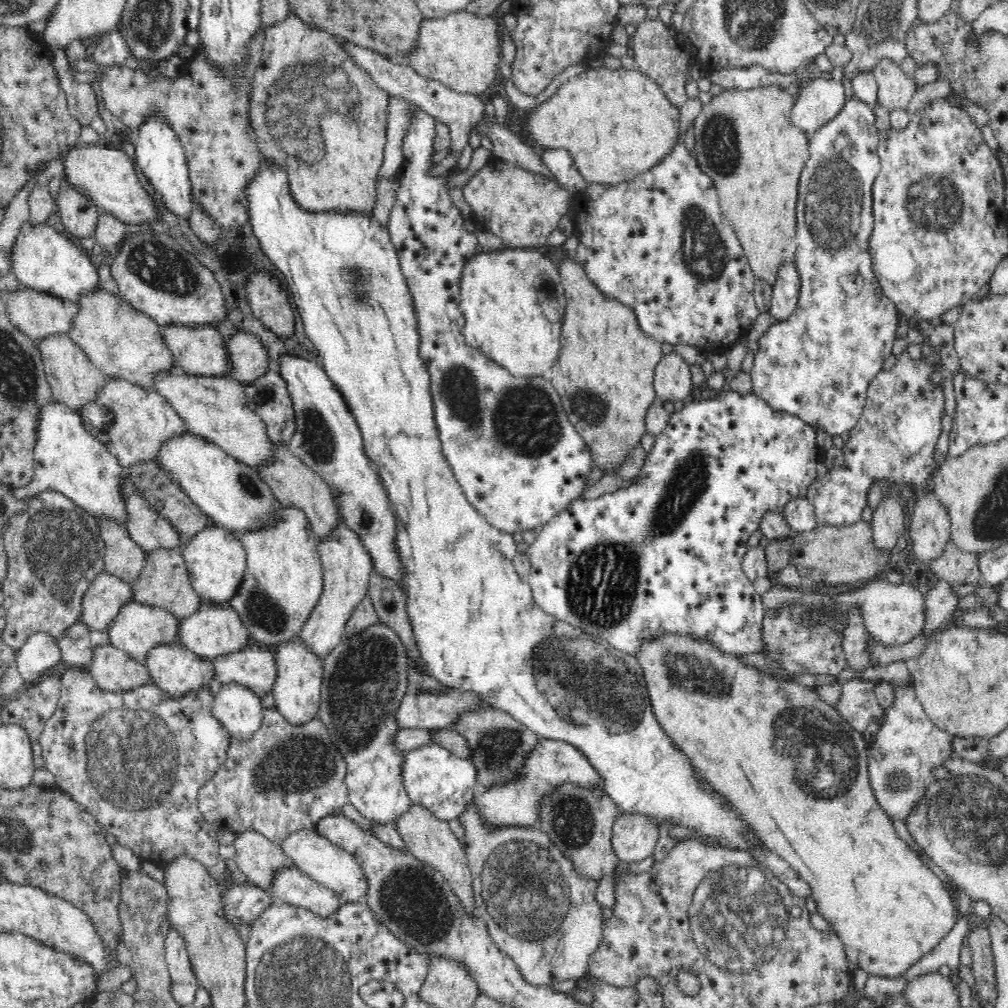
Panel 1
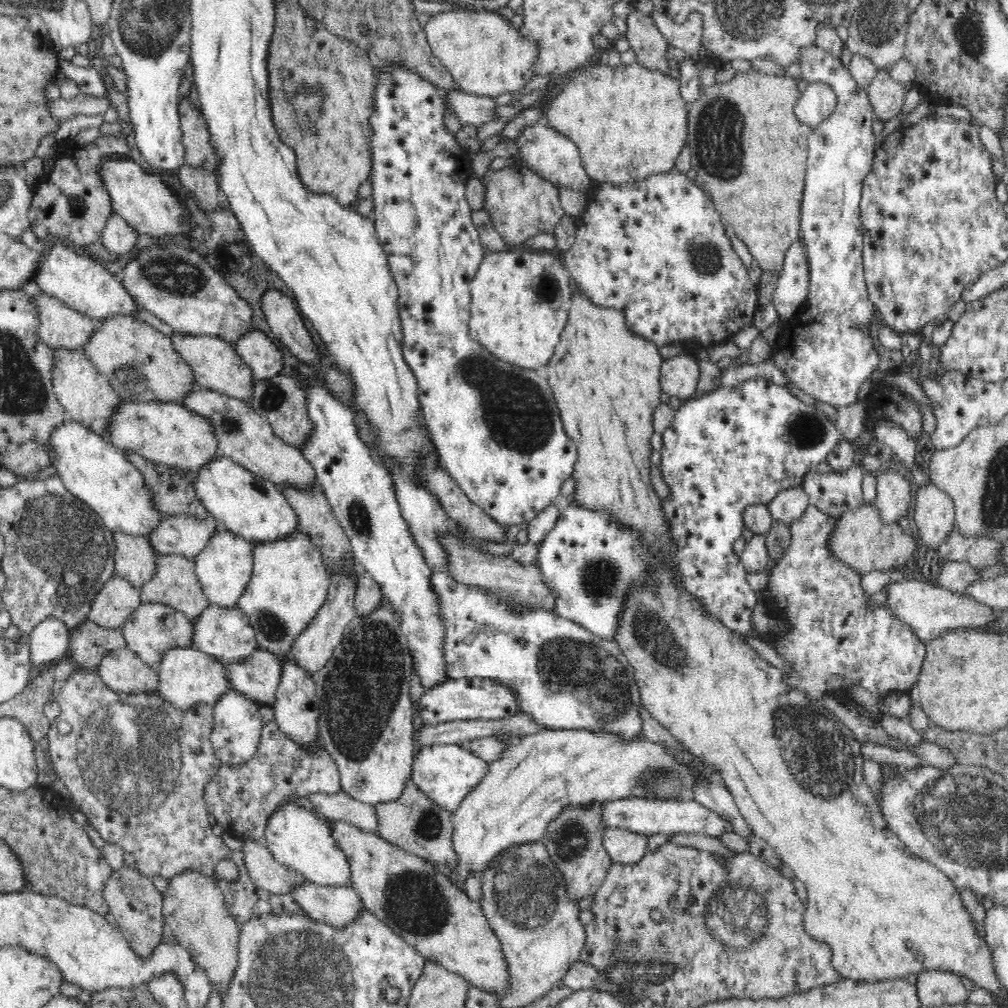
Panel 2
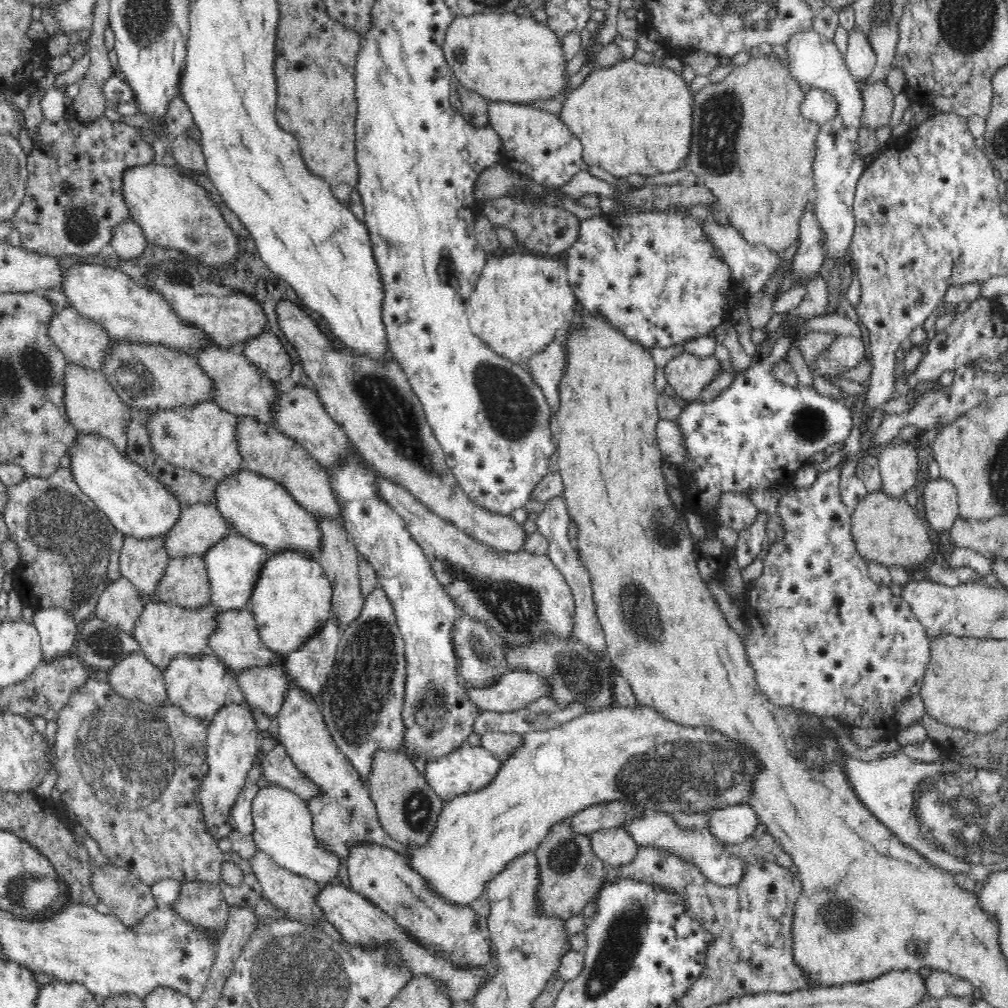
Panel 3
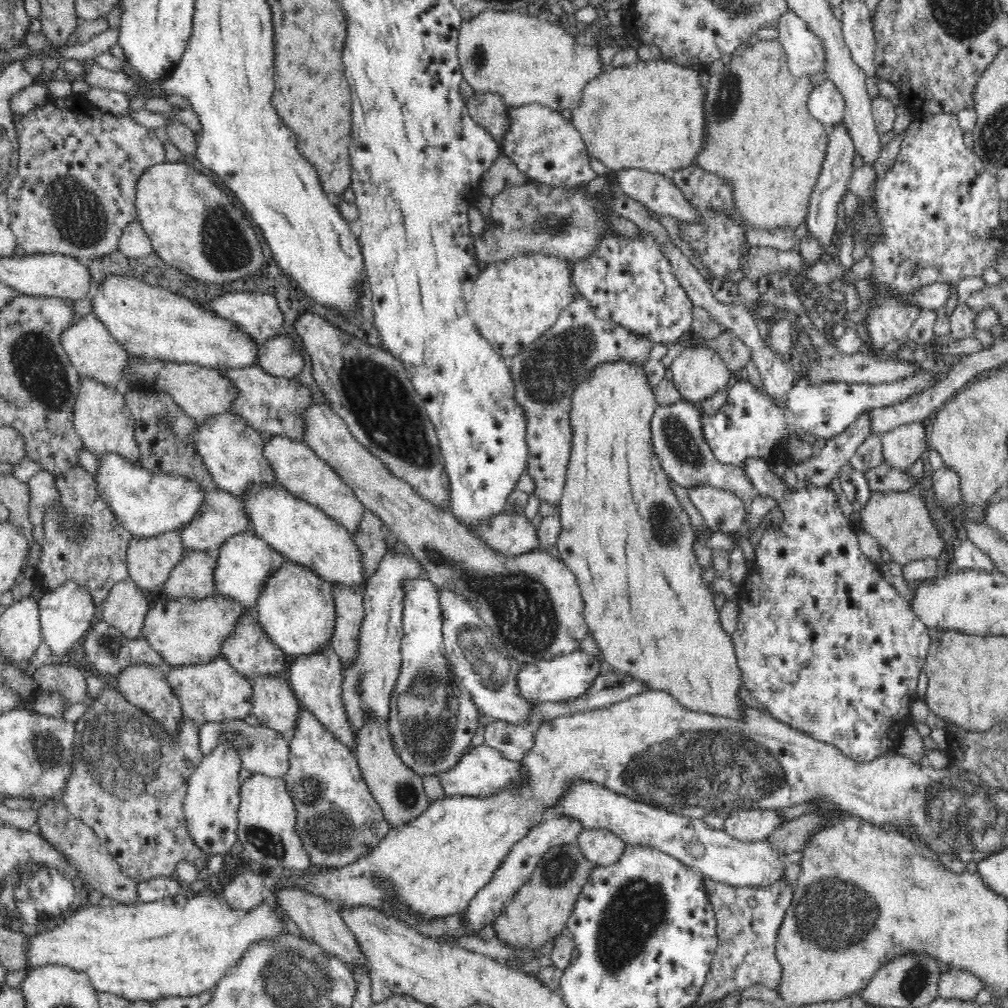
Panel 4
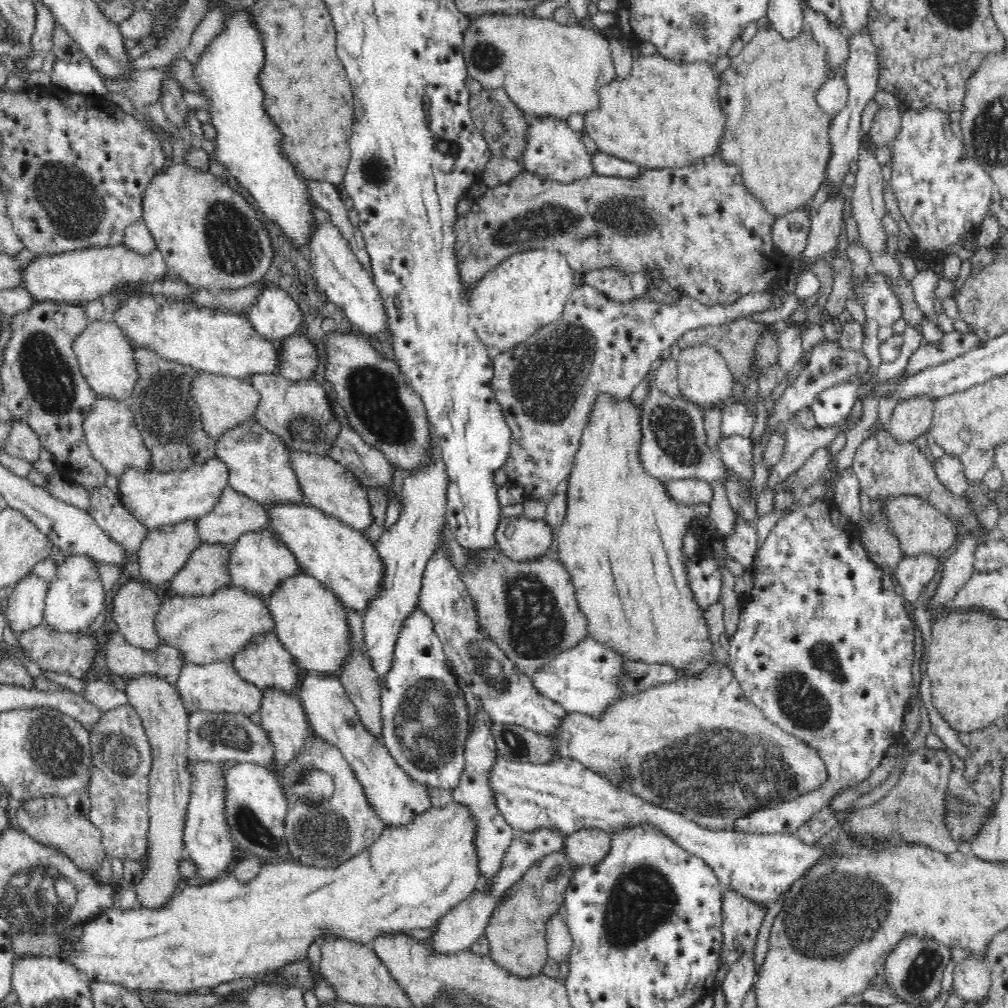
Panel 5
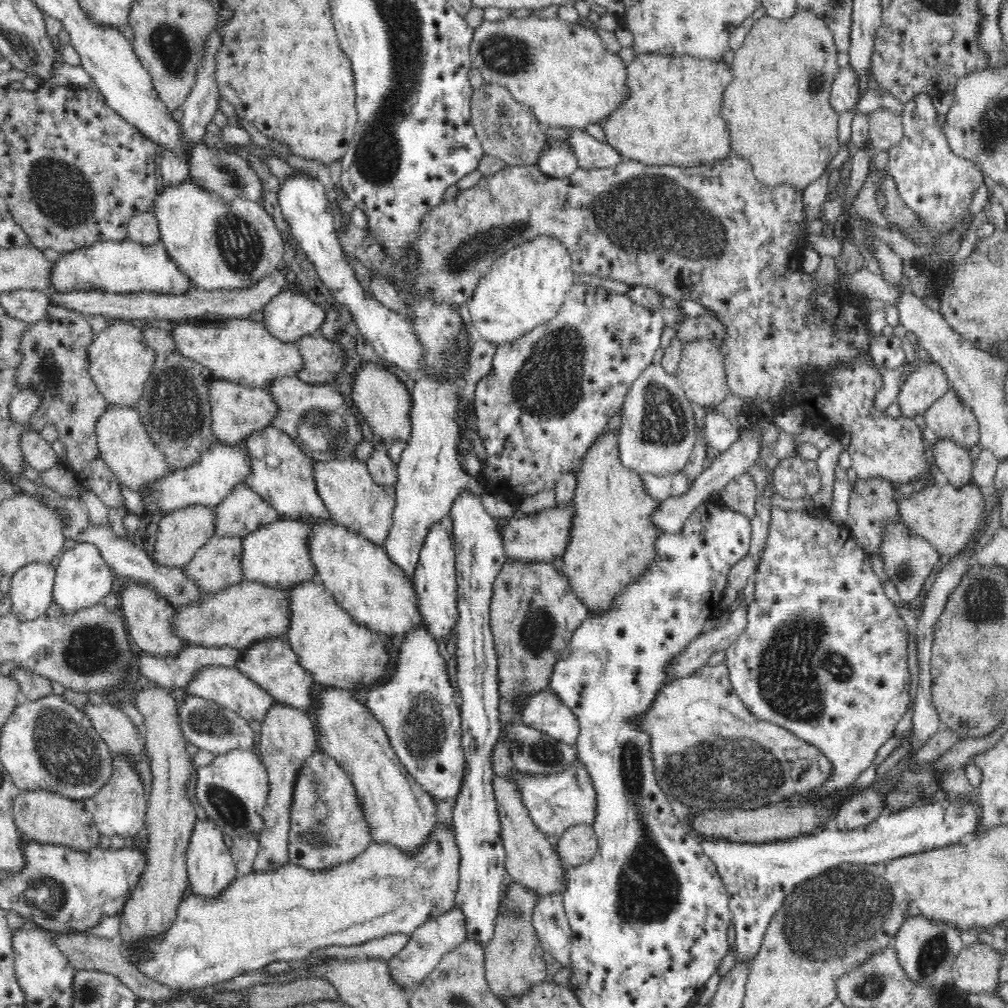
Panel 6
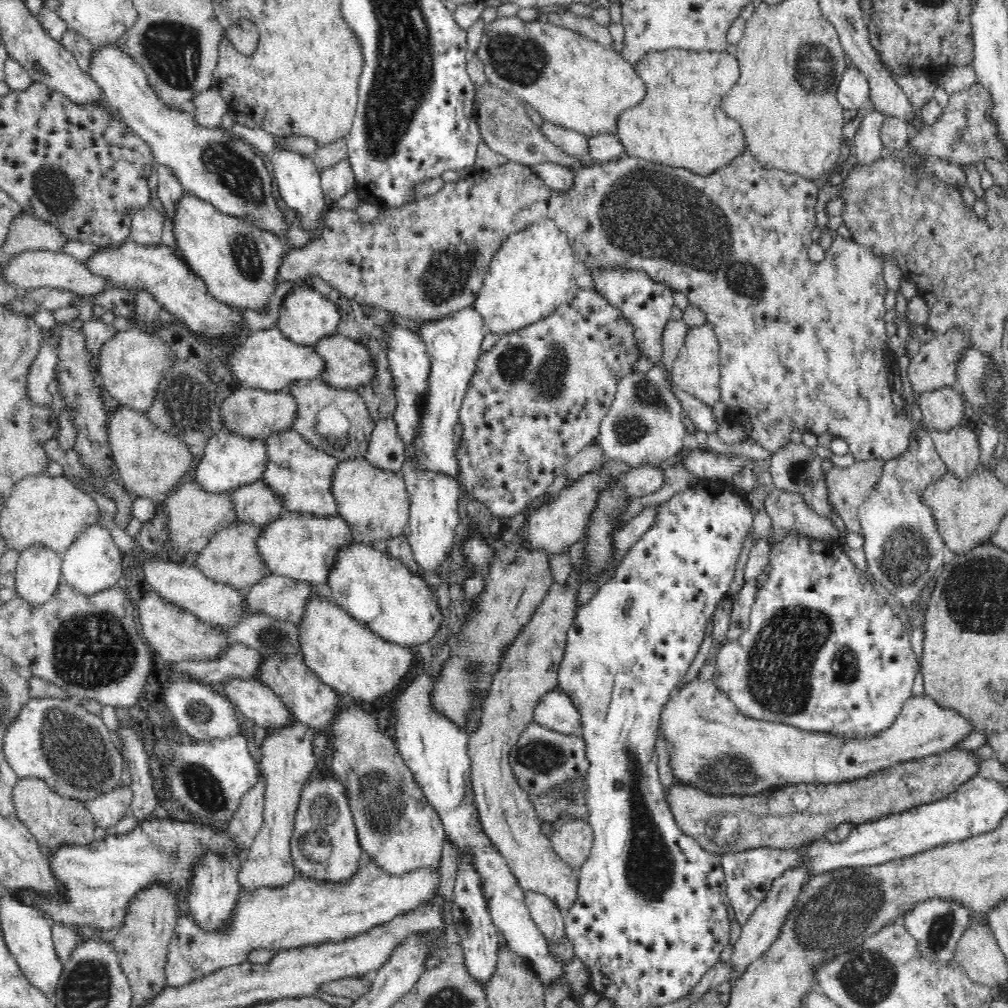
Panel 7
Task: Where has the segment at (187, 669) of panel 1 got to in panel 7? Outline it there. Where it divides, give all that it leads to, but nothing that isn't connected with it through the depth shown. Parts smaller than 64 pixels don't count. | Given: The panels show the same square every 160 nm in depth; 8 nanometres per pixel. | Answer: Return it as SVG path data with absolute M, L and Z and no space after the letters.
M230 679L218 686L242 716L267 730L284 729L298 720L284 701L260 680Z

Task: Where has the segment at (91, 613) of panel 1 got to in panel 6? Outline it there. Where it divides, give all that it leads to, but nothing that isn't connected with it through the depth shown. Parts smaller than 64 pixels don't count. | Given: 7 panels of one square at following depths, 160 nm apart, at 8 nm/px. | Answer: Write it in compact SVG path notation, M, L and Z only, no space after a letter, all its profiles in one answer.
M133 581L128 588L122 594L122 614L124 620L127 622L128 632L130 638L141 648L143 654L152 654L156 658L173 657L176 654L182 652L192 646L186 639L176 634L175 620L176 620L176 608L173 607L168 601L162 599L158 594L154 593L148 586L144 588Z

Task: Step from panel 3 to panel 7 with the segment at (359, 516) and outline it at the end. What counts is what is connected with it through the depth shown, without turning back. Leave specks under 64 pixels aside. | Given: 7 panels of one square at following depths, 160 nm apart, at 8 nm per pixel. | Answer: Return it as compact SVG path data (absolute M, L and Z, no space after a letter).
M422 671L412 678L411 682L408 682L408 686L404 687L404 690L396 694L395 699L390 700L388 707L392 710L392 714L395 714L396 720L394 734L396 748L414 775L415 781L419 784L429 806L438 814L441 826L444 827L444 835L456 850L458 860L468 859L469 866L478 875L480 894L484 899L492 924L496 926L501 935L502 945L527 962L535 975L543 982L545 988L554 988L554 986L558 986L558 980L562 980L566 976L566 972L564 972L565 962L558 955L552 953L549 939L540 931L539 926L532 919L523 889L508 867L506 858L501 855L482 827L473 795L473 786L471 785L471 760L467 751L467 731L462 732L456 728L453 722L431 710L431 704L429 704L430 681L431 675L428 671Z

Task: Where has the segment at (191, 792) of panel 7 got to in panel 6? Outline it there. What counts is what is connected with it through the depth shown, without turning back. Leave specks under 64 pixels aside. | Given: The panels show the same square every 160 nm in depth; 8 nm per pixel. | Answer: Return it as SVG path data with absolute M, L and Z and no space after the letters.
M240 747L214 755L214 760L196 769L194 800L204 810L206 818L220 831L234 834L260 834L262 810L268 798L267 774L253 749Z

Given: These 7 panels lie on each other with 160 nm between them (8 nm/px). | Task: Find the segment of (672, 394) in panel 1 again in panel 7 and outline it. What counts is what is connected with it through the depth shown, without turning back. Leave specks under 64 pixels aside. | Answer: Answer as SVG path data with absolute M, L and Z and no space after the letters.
M710 322L689 328L676 360L671 364L671 376L675 384L688 395L712 407L720 400L720 346L714 326Z

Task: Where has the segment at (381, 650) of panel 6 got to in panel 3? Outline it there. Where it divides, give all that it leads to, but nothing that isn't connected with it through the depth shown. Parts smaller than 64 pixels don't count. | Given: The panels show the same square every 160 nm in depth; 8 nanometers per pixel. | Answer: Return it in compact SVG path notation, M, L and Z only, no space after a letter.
M296 552L269 553L249 601L262 642L283 655L300 650L332 617L332 590L316 558Z

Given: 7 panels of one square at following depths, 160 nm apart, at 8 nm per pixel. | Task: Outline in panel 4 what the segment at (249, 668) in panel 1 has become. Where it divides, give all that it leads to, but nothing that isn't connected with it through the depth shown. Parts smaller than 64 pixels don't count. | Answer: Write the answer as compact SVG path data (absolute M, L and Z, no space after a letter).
M269 676L256 677L251 681L254 689L252 713L257 716L259 724L290 739L298 728L302 710L290 683L286 679Z

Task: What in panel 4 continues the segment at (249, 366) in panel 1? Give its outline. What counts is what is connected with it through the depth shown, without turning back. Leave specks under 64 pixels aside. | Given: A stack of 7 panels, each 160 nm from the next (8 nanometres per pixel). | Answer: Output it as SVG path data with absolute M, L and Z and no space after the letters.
M278 334L260 346L258 366L274 377L297 378L304 368L304 352L300 347L290 336Z

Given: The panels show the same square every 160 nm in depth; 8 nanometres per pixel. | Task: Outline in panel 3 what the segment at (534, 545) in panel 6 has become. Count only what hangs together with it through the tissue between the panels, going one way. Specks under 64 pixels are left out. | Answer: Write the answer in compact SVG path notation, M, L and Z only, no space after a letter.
M280 302L277 312L280 329L296 349L305 374L316 384L315 394L321 398L330 416L342 425L362 459L376 465L380 473L408 489L434 514L455 524L462 532L480 543L506 553L518 553L523 550L527 540L526 532L511 515L501 515L481 509L469 501L460 490L455 476L446 463L441 445L426 419L426 413L418 395L413 392L402 365L391 353L384 356L382 360L377 360L377 358L370 358L368 354L354 354L349 349L336 350L336 342L332 342L332 338L328 338L326 332L320 330L318 322L312 320L312 316L300 310L294 303Z

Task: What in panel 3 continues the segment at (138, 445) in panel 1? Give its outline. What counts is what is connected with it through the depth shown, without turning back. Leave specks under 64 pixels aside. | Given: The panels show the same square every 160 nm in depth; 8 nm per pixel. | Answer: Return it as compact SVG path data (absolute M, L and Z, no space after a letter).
M213 401L197 404L191 409L158 409L148 423L153 450L170 464L174 463L217 483L244 469L245 461L239 439L236 438L238 417L224 411Z

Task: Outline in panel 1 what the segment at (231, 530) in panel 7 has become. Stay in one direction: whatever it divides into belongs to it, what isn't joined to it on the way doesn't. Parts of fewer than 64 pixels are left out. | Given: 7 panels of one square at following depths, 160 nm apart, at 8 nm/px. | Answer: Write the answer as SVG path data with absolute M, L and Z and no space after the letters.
M175 549L156 550L146 554L144 570L134 582L130 583L130 586L133 591L133 600L137 603L168 609L179 619L196 614L204 601L192 586L182 554Z

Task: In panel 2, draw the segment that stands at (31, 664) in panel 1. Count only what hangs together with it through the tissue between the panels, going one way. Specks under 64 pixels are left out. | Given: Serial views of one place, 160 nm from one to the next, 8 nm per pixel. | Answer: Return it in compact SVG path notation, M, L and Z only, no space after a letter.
M46 617L33 626L28 636L30 657L36 668L68 658L70 627L56 617Z

